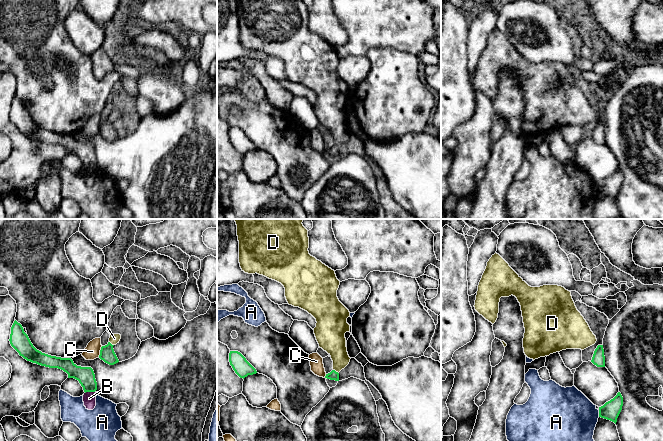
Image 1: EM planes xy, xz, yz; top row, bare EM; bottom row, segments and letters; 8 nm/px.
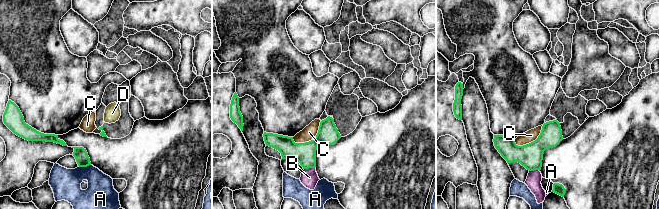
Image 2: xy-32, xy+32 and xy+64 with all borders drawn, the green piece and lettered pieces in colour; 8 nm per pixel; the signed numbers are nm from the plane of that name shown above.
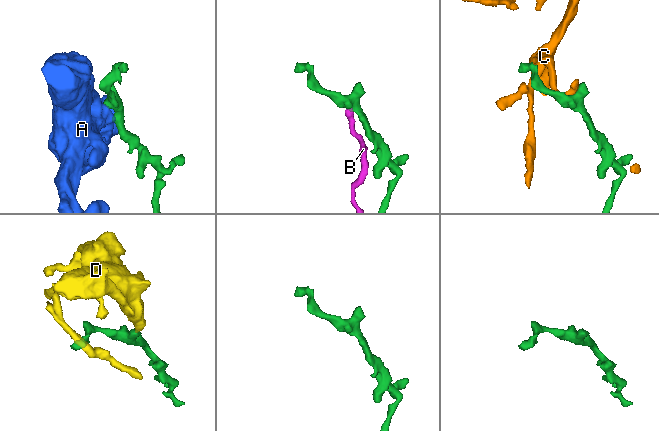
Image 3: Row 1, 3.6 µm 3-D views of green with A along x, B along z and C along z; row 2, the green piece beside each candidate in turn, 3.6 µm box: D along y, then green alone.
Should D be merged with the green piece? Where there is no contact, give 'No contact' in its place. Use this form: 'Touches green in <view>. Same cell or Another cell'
Touches green in xz. Same cell

